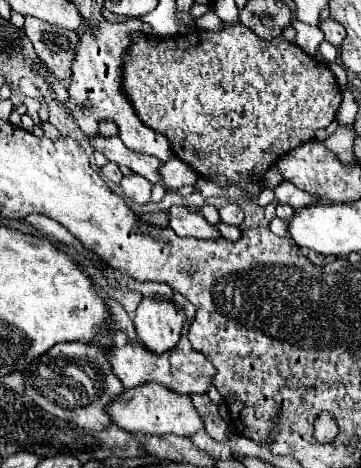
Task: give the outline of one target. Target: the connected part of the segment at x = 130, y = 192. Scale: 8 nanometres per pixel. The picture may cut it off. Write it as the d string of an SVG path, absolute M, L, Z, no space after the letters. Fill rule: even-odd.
M132 173L132 175L126 175L122 179L122 191L126 197L130 197L132 201L136 203L148 203L150 201L150 193L152 193L152 183L146 181L144 177Z

